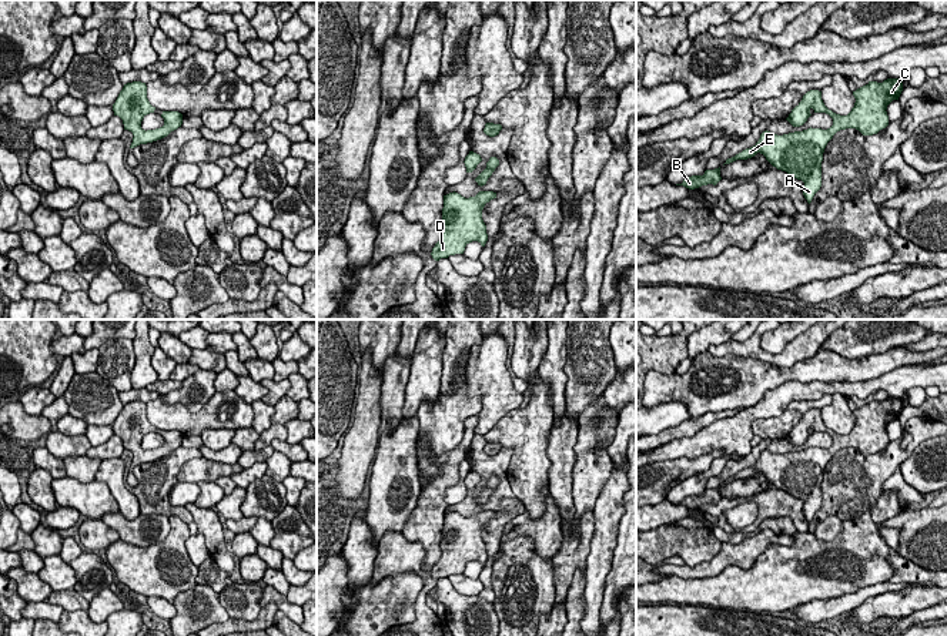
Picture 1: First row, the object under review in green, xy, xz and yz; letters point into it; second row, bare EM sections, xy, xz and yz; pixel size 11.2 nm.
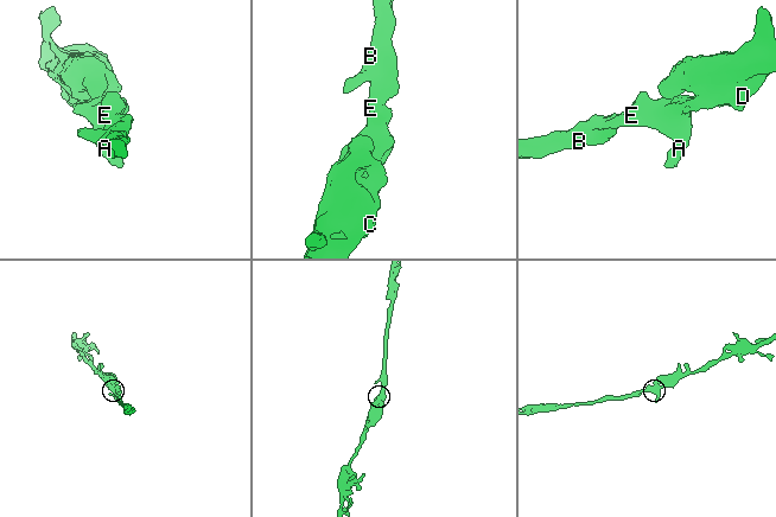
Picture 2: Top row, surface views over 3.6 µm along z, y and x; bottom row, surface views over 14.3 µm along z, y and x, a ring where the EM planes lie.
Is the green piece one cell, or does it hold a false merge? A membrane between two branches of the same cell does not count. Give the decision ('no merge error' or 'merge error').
no merge error

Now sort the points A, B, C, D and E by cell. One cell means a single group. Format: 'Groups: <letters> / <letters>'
Groups: A B C D E

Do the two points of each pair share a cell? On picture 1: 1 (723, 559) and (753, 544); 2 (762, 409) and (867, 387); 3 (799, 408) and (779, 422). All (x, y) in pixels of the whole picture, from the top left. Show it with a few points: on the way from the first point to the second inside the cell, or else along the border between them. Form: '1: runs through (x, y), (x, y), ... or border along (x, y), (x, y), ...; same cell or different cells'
1: runs through (730, 555), (742, 555), (746, 551); same cell
2: runs through (787, 391), (842, 388); same cell
3: runs through (795, 412), (783, 422); same cell

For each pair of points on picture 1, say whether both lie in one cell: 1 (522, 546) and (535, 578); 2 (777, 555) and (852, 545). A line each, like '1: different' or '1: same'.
1: same
2: same

